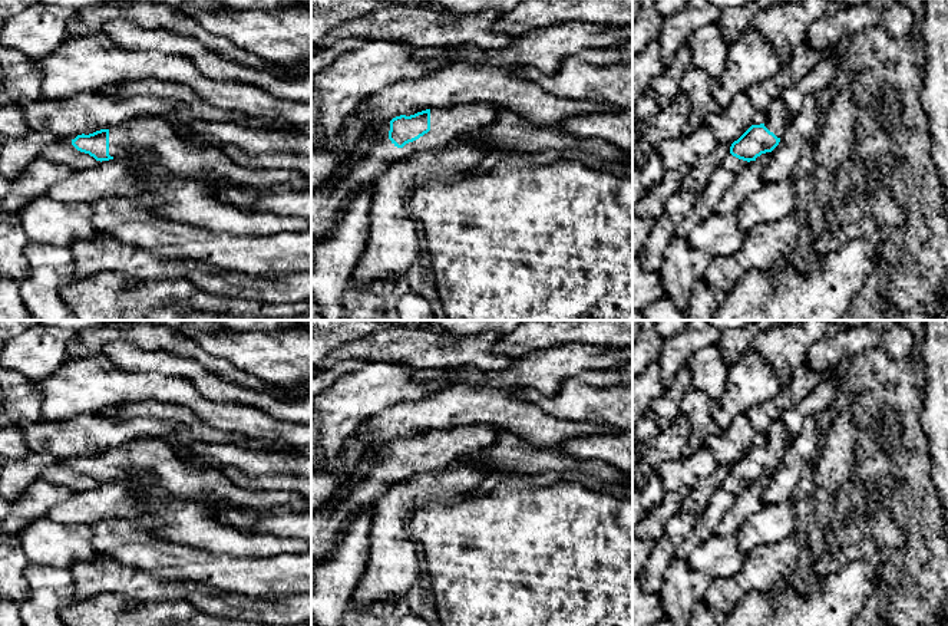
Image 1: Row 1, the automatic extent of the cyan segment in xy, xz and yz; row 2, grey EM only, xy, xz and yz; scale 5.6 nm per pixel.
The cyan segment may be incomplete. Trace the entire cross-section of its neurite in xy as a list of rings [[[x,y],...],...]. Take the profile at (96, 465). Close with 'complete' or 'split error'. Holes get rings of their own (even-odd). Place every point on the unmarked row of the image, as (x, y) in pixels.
[[[135,439],[119,448],[77,457],[72,462],[65,461],[44,470],[42,480],[80,492],[102,482],[143,475],[156,481],[158,495],[175,501],[229,503],[252,513],[303,510],[310,505],[294,492],[238,487],[224,471],[195,467],[162,439]]]; split error

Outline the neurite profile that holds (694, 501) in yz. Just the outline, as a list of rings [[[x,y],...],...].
[[[723,464],[707,477],[701,477],[697,484],[686,492],[680,511],[700,514],[708,504],[713,492],[721,487],[721,481],[730,475],[731,465]]]

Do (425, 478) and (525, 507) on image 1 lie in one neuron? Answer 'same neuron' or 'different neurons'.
different neurons

